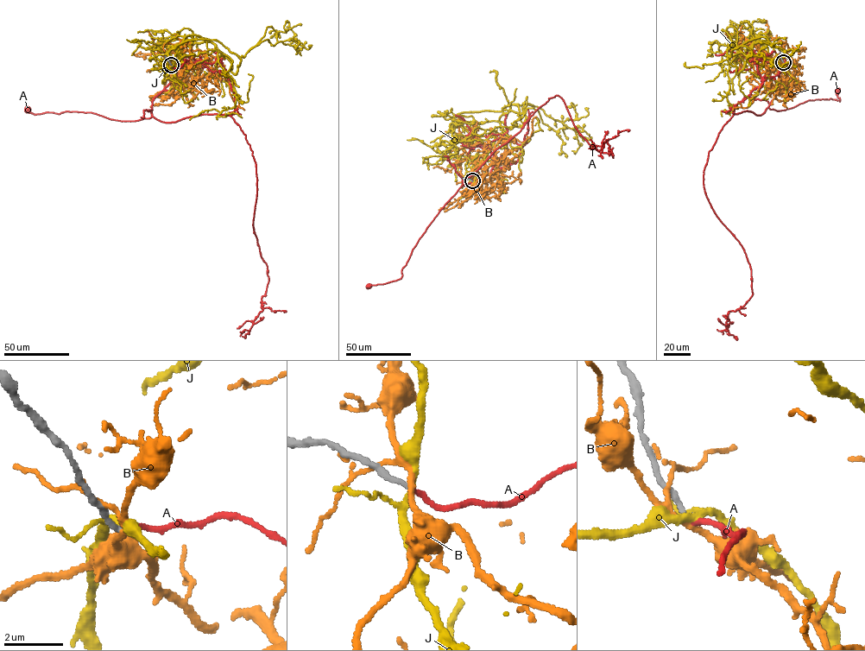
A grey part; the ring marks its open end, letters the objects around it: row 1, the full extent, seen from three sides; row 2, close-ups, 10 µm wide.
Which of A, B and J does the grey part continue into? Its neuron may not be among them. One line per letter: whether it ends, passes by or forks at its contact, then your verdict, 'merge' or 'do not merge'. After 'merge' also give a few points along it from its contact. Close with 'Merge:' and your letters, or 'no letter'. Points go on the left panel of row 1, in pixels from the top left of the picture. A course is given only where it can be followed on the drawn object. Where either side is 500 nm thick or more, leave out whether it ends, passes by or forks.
A: it ends there; merge; it runs (172, 65), (176, 65), (185, 70), (154, 98), (149, 118), (118, 121), (90, 112), (34, 114), (28, 109)
B: it passes by; do not merge
J: it forks there; do not merge
Merge: A

